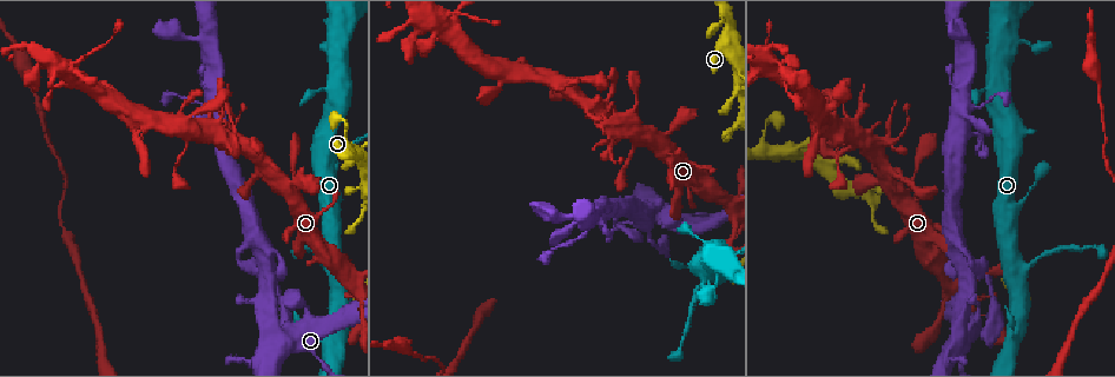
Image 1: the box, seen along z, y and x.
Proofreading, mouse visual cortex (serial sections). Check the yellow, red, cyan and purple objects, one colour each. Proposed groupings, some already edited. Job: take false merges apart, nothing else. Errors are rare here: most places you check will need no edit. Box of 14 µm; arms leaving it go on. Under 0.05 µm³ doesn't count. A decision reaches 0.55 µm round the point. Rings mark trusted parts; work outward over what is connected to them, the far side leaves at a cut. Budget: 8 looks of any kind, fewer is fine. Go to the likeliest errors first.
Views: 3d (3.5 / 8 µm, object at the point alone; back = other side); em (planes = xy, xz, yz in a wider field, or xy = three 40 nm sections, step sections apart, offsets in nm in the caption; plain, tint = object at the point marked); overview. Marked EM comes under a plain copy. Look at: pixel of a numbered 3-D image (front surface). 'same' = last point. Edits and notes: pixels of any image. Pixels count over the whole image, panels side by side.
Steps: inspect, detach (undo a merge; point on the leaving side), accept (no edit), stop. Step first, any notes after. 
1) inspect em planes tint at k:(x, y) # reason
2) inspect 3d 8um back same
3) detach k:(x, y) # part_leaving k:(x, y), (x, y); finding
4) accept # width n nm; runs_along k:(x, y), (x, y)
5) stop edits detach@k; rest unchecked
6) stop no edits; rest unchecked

inspect 3d 3.5um at 1:(1023, 263) # arms part here

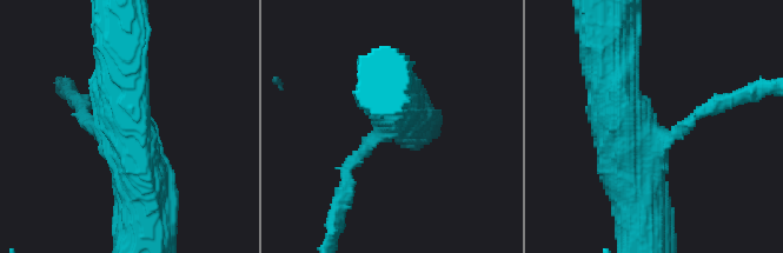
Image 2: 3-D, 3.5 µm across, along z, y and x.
inspect em xy step 3 tint at 2:(384, 125) # arms 3; arm_widths 200, 600, 700 nm; now the EM

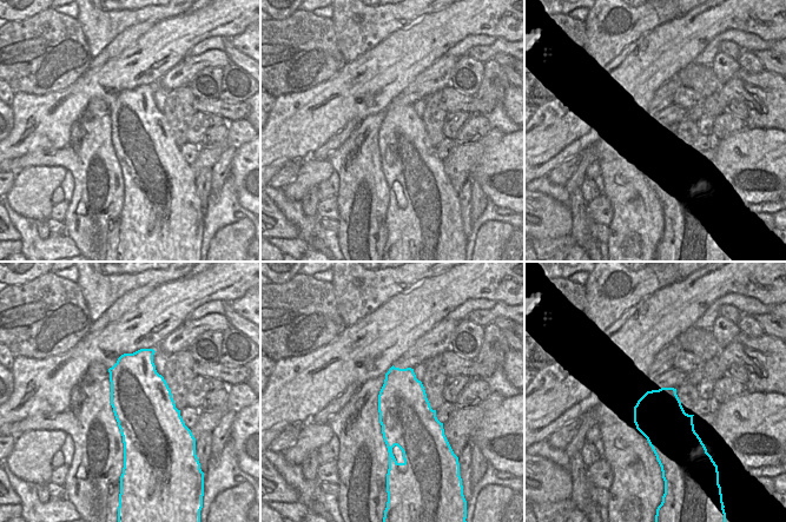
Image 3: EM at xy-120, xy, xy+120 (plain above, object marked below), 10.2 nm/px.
accept # runs_along 2:(606, 64), (643, 207); all the same cell

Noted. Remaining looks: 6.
inspect 3d 3.5um back at 1:(187, 117) # looks like a crossing

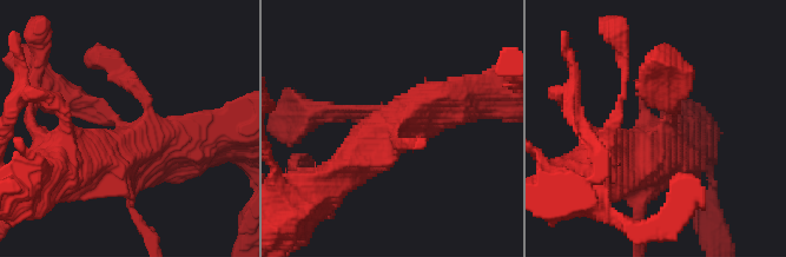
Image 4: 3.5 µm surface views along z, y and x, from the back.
inspect em xy step 2 tint at 4:(127, 128)

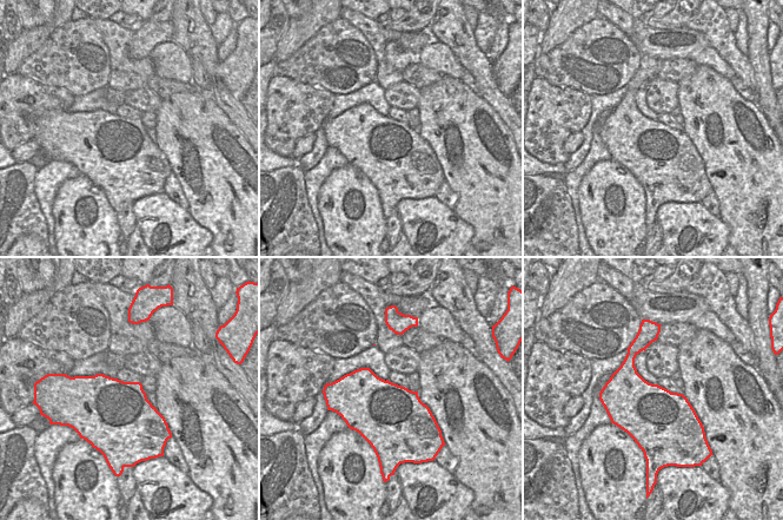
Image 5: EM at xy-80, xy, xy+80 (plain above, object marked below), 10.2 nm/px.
accept # runs_along 4:(342, 176), (411, 118), (473, 103); all the same cell

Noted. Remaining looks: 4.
inspect 3d 3.5um at 1:(65, 60) # two arms at a narrow angle

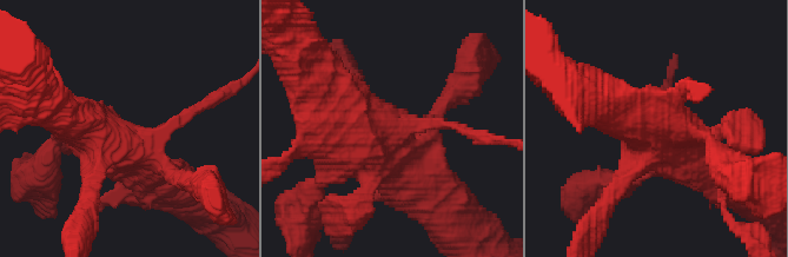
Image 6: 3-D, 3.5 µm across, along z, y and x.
inspect em xy step 5 tint at 6:(398, 140)

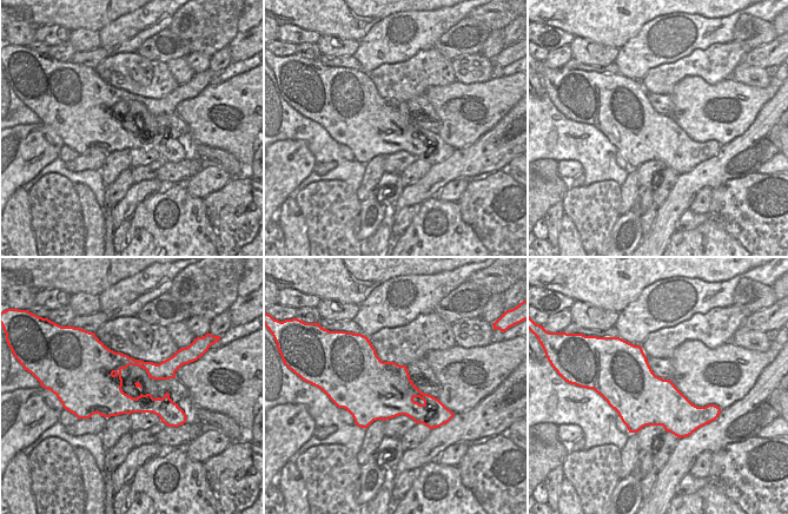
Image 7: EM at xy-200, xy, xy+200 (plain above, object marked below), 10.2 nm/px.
accept # continuous, no second cell

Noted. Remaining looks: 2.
stop no edits; rest unchecked

